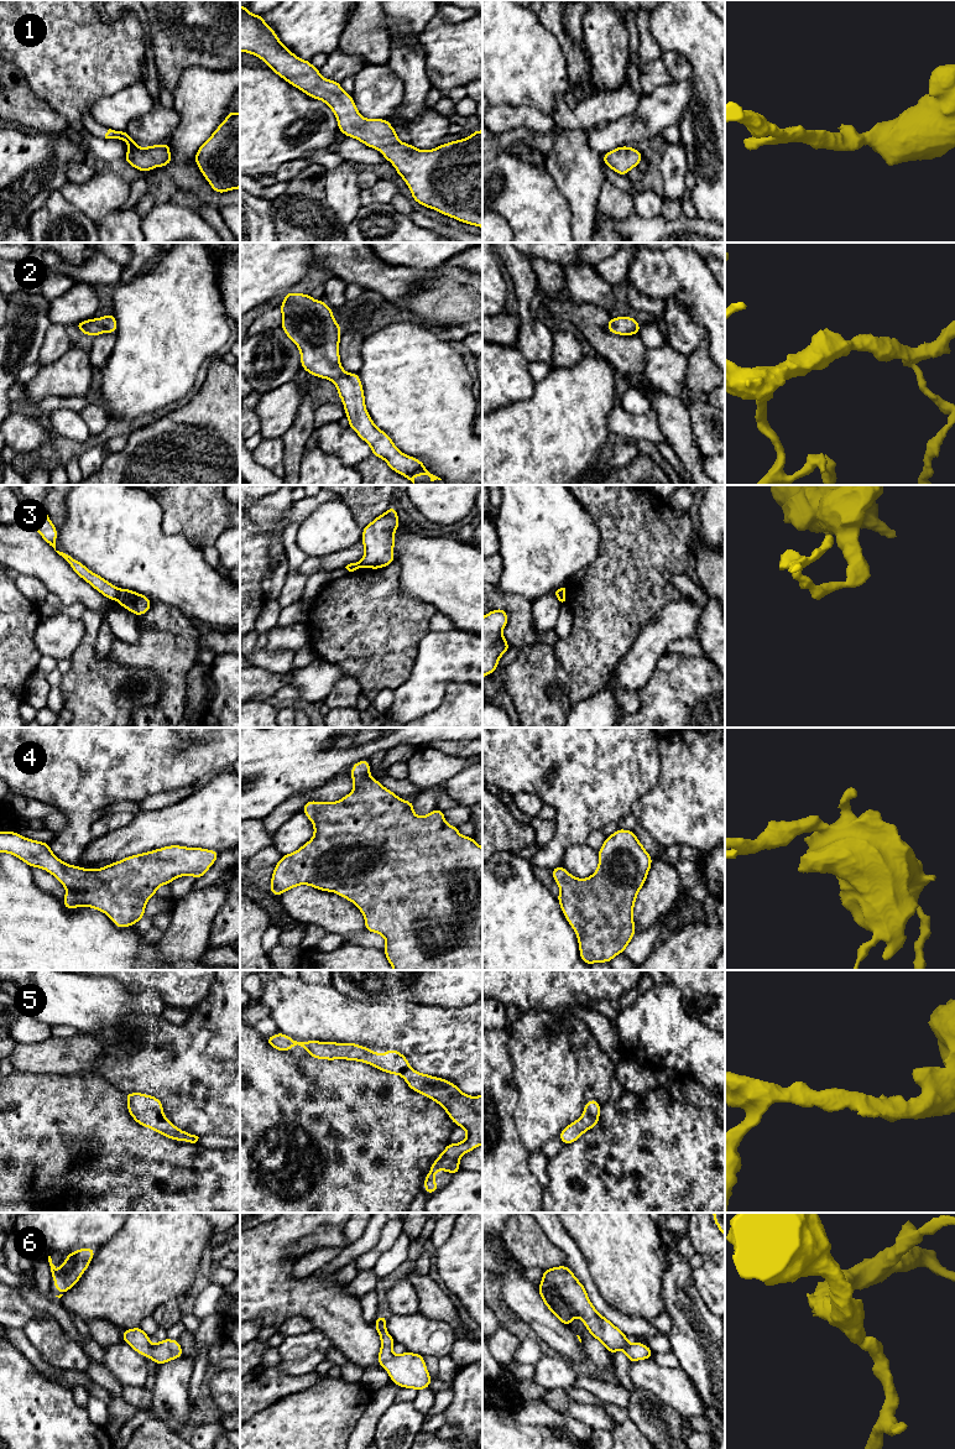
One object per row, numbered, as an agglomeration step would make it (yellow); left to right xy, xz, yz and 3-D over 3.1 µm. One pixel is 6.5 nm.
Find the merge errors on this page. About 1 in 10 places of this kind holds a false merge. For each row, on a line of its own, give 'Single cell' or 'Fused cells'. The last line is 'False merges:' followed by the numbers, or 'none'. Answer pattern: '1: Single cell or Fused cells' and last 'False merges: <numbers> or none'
1: Single cell
2: Single cell
3: Fused cells
4: Single cell
5: Single cell
6: Single cell
False merges: 3

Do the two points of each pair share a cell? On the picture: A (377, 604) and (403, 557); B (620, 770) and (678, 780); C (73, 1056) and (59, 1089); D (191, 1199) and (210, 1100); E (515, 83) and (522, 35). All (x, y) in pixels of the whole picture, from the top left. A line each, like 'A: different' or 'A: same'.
A: different
B: different
C: different
D: different
E: same

